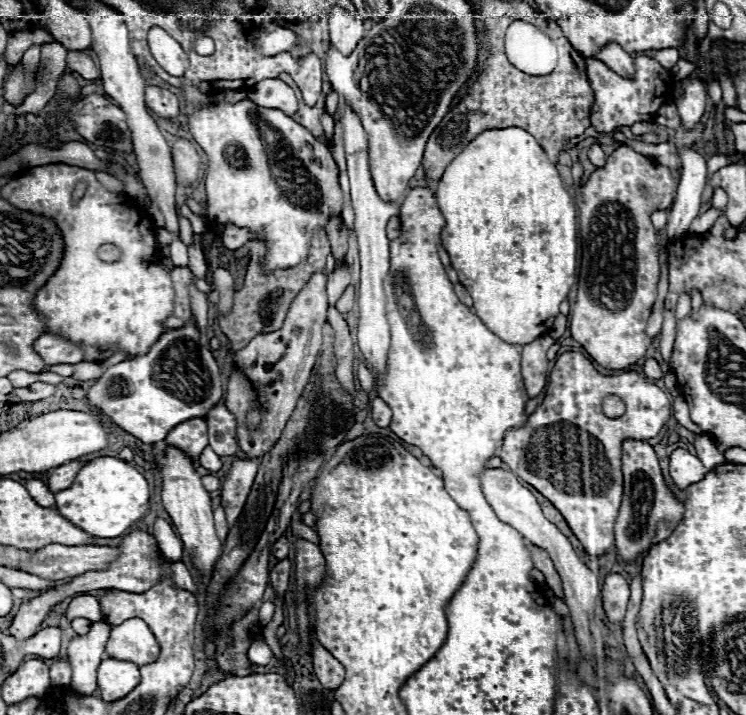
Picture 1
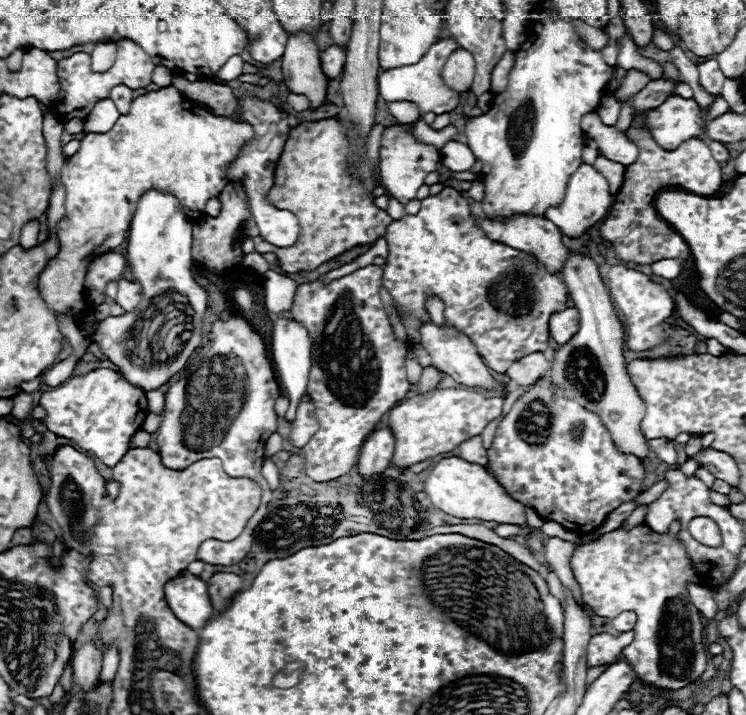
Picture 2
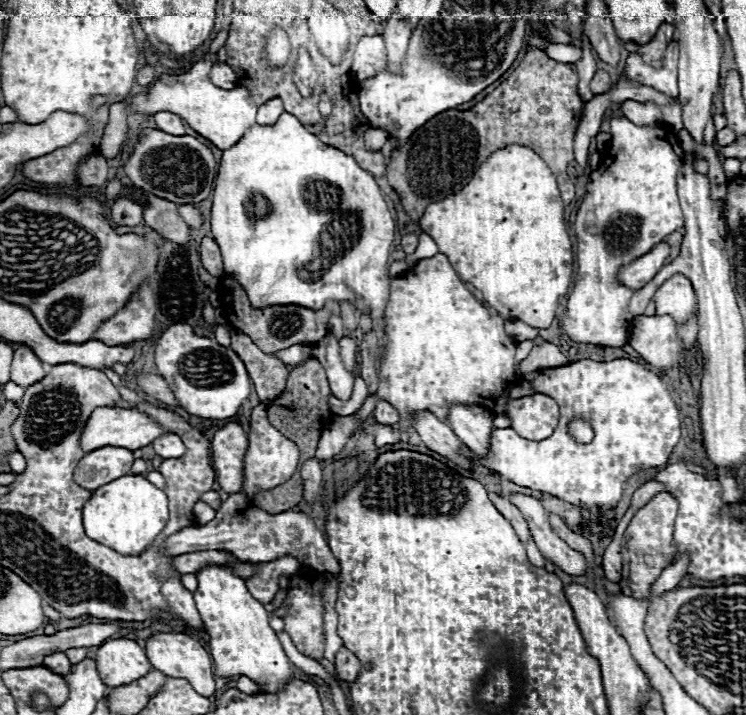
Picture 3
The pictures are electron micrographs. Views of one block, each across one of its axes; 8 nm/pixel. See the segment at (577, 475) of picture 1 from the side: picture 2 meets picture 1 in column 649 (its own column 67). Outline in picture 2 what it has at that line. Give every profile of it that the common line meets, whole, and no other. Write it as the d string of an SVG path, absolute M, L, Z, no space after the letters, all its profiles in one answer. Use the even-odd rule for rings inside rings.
M96 368L86 374L72 376L68 382L44 392L40 406L46 410L46 418L42 422L48 430L70 438L82 450L98 456L98 460L108 468L114 468L128 452L132 436L140 430L148 414L146 392L132 386L120 372L110 368Z

